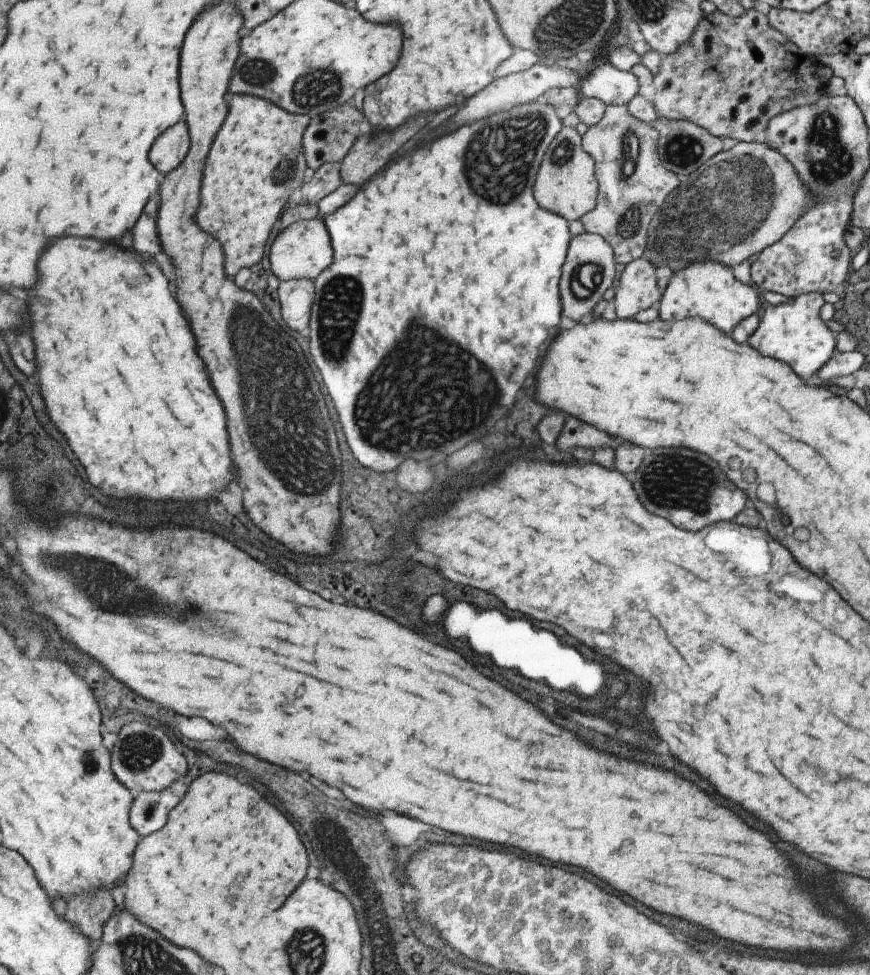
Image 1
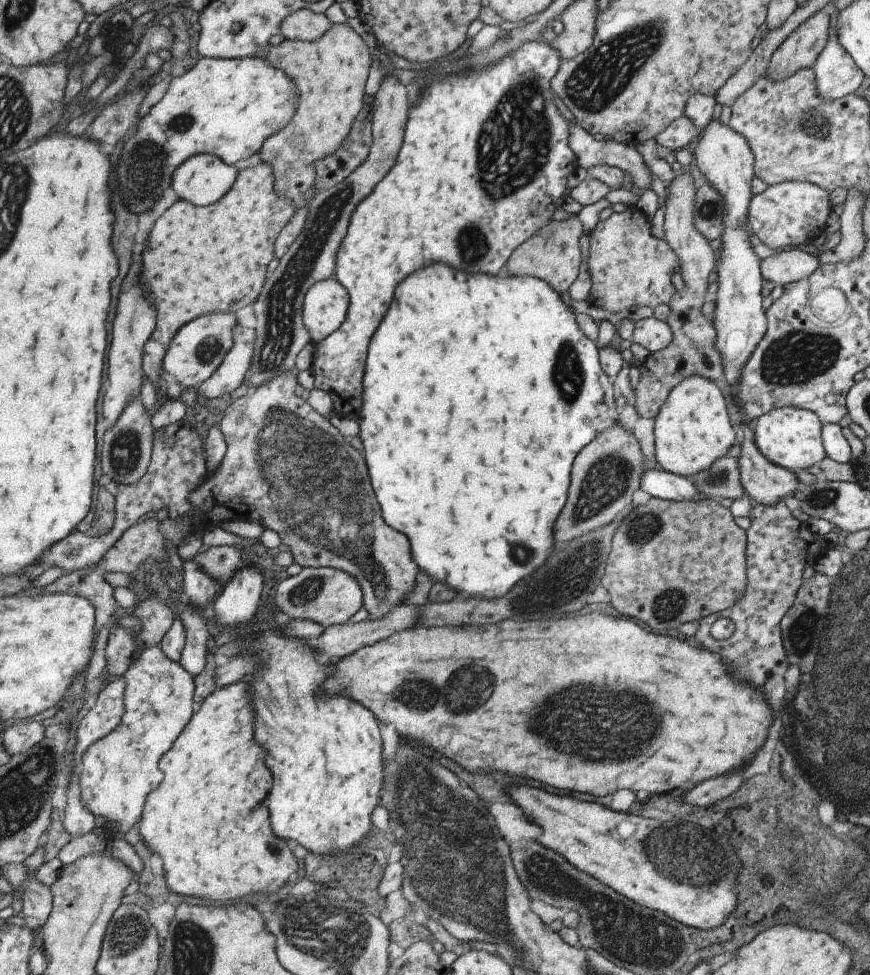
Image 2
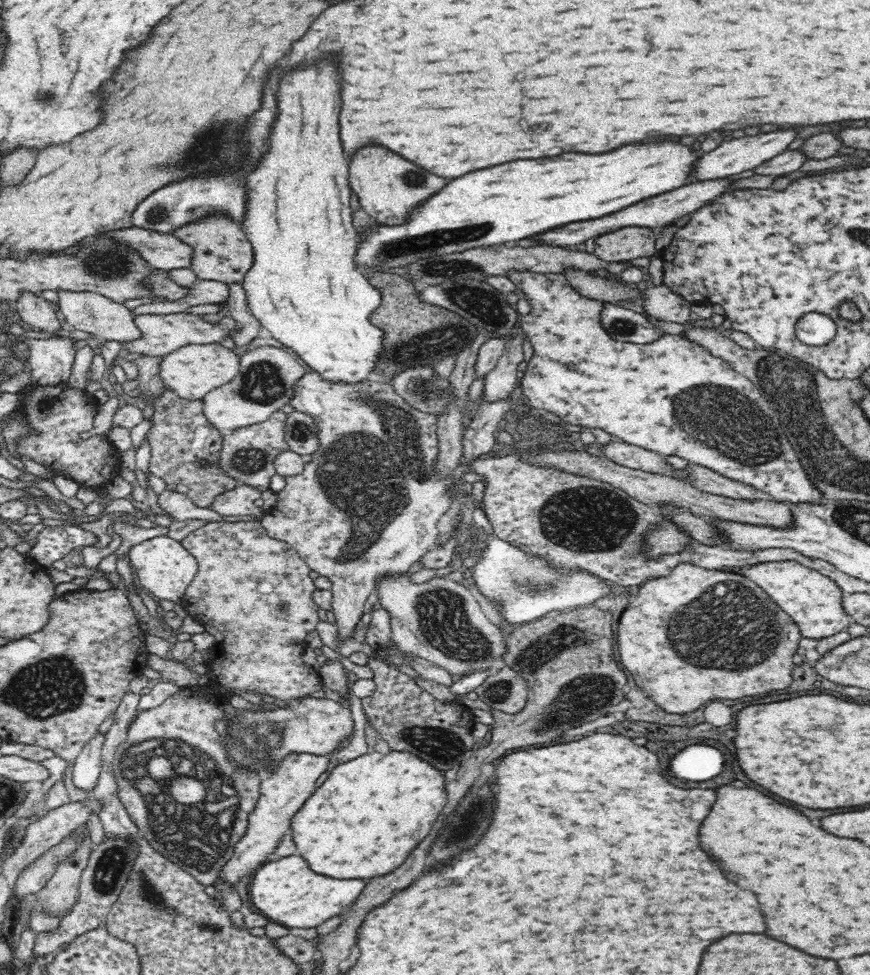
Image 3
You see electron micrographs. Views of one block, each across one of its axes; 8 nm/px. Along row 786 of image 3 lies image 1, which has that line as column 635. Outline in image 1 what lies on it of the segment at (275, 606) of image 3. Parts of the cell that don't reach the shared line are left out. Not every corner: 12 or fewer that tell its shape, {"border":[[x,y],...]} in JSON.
{"border":[[607,105],[581,136],[596,206],[582,218],[615,262],[642,258],[679,175],[659,132]]}

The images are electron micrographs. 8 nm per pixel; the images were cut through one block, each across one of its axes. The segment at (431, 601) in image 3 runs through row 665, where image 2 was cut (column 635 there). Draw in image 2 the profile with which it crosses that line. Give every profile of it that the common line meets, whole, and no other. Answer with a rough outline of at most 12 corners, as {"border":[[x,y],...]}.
{"border":[[621,424],[574,460],[564,542],[634,506],[651,464]]}

